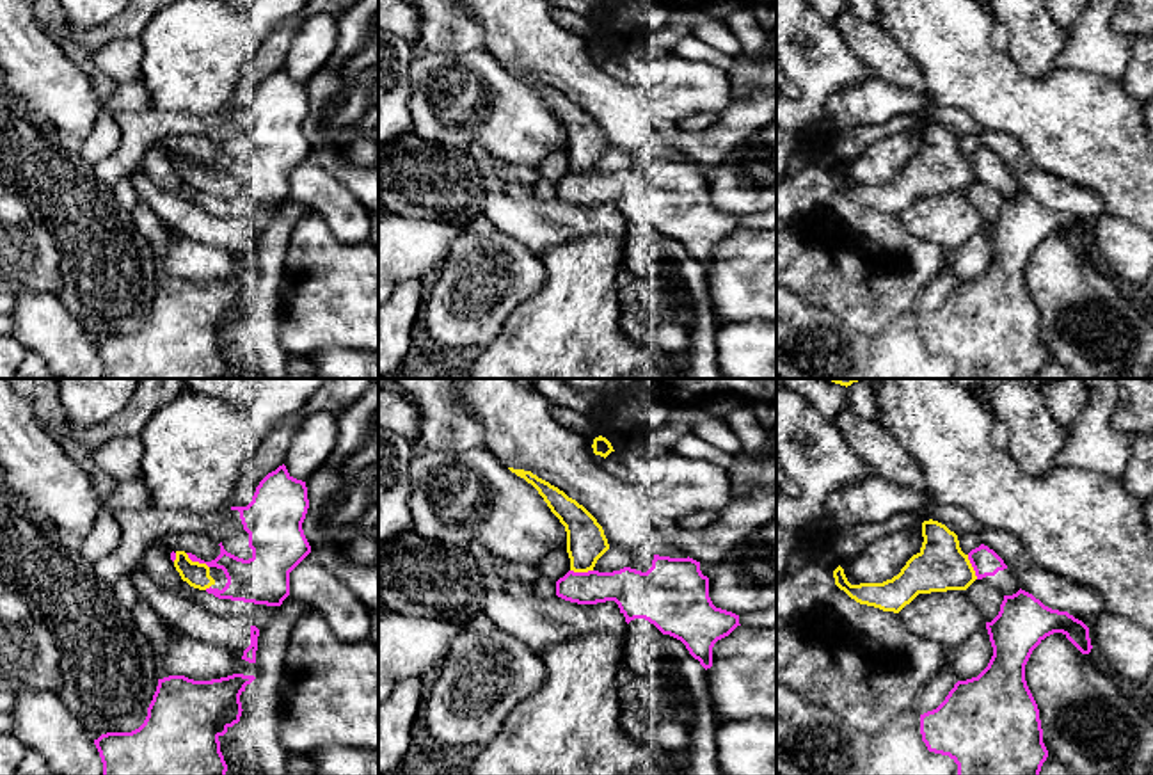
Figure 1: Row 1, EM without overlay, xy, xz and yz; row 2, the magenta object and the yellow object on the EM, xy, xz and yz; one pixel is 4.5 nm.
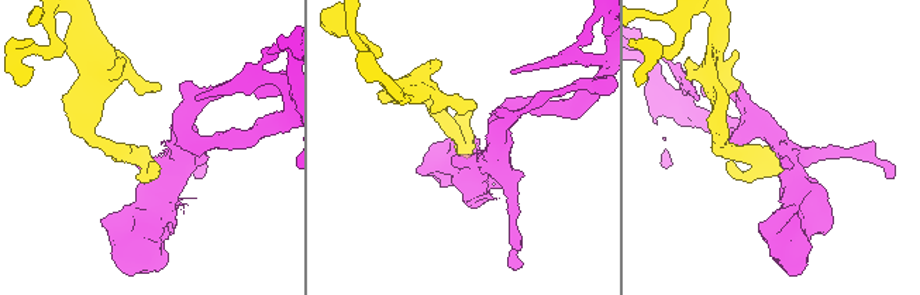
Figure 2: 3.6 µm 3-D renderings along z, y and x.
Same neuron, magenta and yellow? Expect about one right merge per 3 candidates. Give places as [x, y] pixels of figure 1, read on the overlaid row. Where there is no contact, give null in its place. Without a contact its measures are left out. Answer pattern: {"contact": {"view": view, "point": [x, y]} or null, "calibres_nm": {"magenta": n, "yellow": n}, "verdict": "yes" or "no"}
{"contact": {"view": "xy", "point": [198, 560]}, "calibres_nm": {"magenta": 190, "yellow": 110}, "verdict": "yes"}

